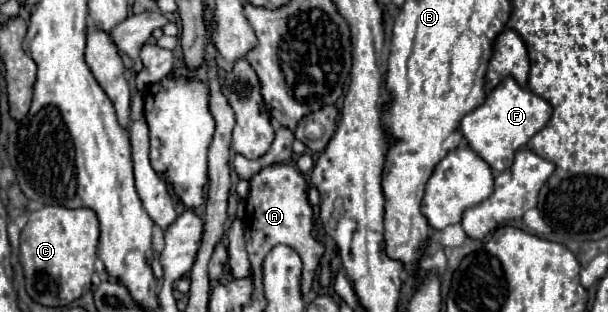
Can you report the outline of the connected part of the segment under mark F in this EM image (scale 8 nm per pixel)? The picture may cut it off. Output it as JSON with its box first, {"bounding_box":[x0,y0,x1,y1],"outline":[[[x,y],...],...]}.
{"bounding_box":[460,78,552,172],"outline":[[[504,78],[484,100],[484,104],[480,104],[476,110],[472,110],[470,114],[466,114],[460,122],[460,132],[462,136],[468,140],[468,146],[496,172],[504,172],[508,170],[508,166],[512,166],[512,158],[516,154],[518,148],[522,148],[536,132],[540,132],[546,122],[552,116],[552,106],[548,106],[548,102],[536,94],[532,94],[526,88],[520,88],[514,78]]]}

